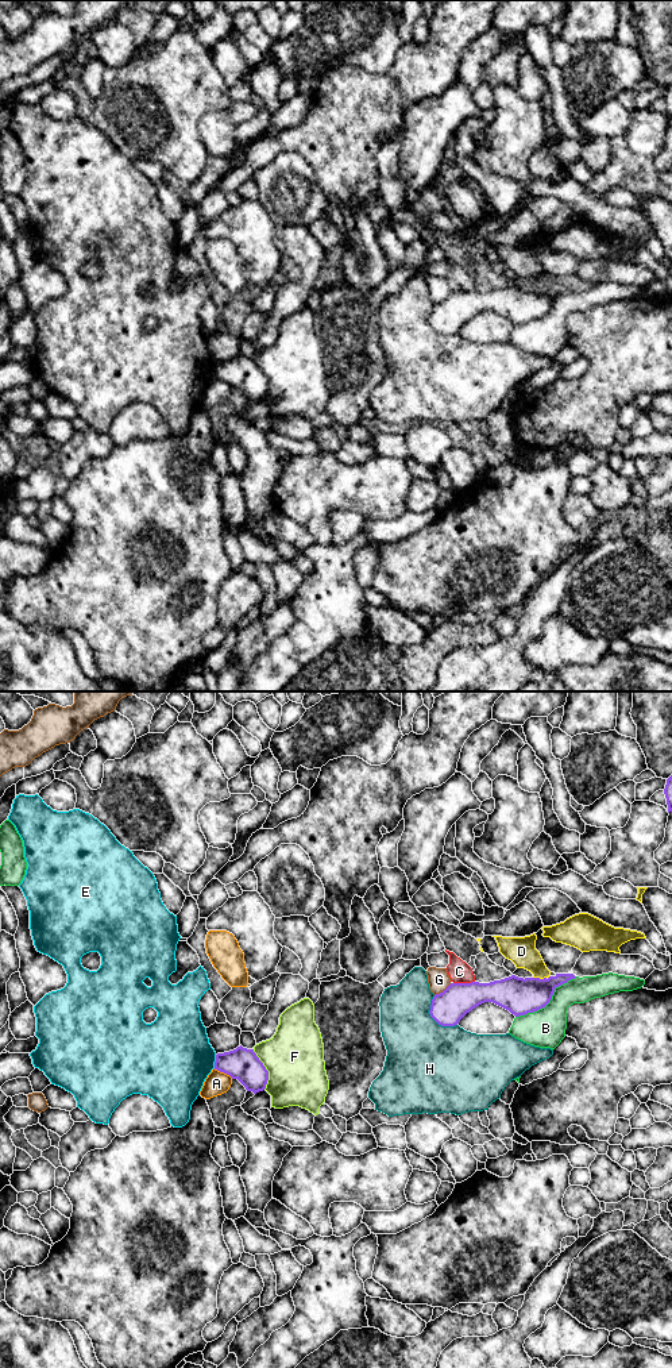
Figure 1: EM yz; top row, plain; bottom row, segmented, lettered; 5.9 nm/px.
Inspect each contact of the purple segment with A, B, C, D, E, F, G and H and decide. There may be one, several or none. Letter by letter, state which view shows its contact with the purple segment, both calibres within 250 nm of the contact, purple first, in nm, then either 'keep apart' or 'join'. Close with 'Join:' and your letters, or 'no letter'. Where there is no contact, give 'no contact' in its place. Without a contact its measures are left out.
A: contact in yz; calibres 190 and 140 nm; keep apart
B: contact in yz; calibres 220 and 240 nm; keep apart
C: contact in yz; calibres 200 and 140 nm; keep apart
D: contact in yz; calibres 220 and 170 nm; keep apart
E: contact in yz; calibres 190 and 460 nm; keep apart
F: contact in yz; calibres 190 and 360 nm; keep apart
G: contact in yz; calibres 200 and 130 nm; keep apart
H: contact in yz; calibres 200 and 460 nm; keep apart
Join: no letter

